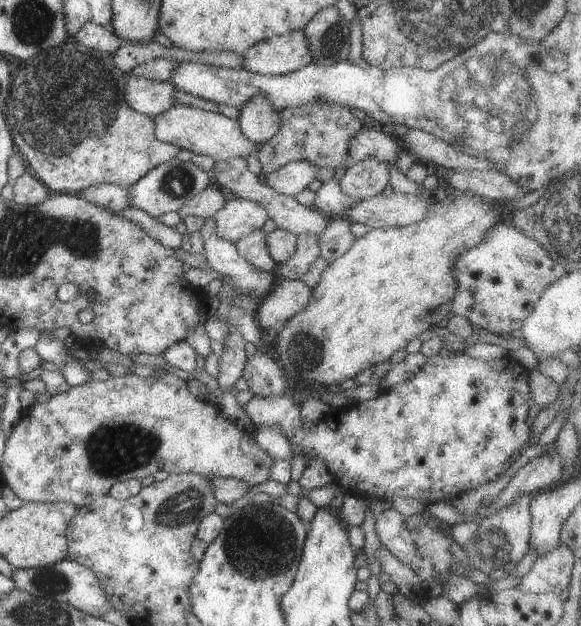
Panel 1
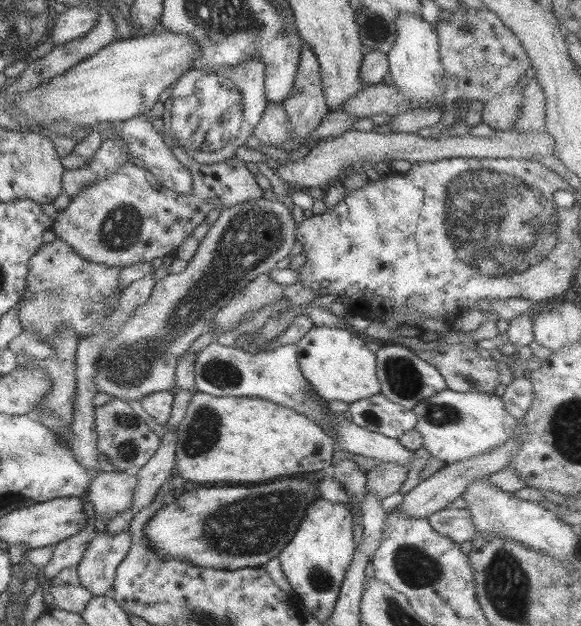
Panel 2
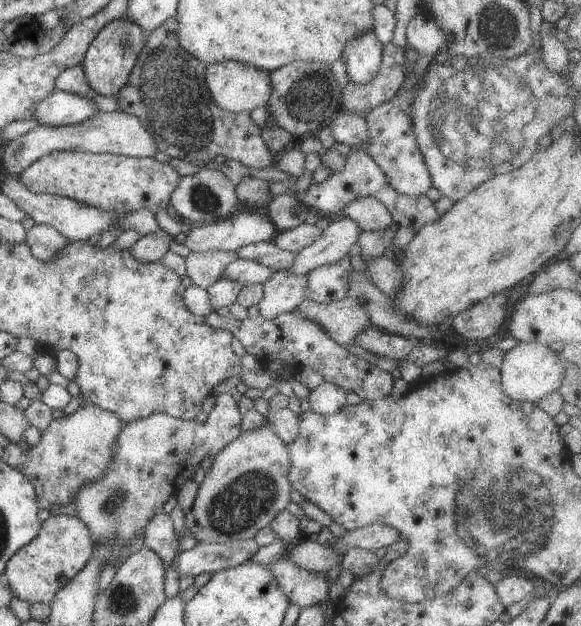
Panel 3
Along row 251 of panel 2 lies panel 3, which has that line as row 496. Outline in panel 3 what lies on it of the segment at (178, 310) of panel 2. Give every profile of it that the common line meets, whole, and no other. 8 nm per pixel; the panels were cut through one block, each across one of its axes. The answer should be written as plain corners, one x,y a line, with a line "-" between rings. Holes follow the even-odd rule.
267,418
260,428
250,432
241,431
236,440
232,440
216,453
212,466
206,470
193,506
185,514
185,527
198,543
234,543
239,540
253,539
262,528
286,510
293,484
288,480
289,460
286,443
272,432

